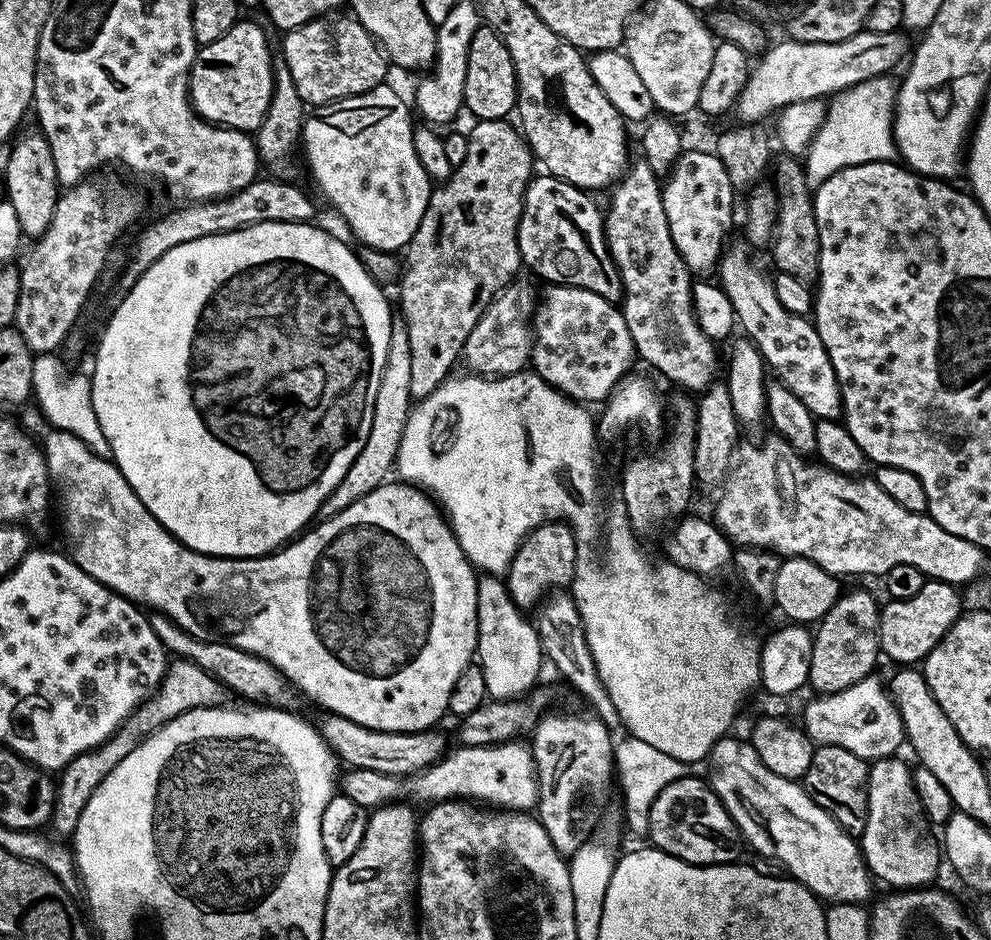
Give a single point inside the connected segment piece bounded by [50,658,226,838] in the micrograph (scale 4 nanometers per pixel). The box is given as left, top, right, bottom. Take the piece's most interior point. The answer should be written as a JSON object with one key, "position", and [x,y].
{"position":[185,686]}

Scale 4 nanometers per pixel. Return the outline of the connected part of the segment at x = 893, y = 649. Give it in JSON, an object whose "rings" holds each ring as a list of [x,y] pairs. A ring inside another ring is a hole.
{"rings":[[[925,579],[922,590],[914,598],[889,599],[880,610],[880,651],[896,666],[916,666],[938,646],[950,626],[962,615],[957,585],[941,580]]]}

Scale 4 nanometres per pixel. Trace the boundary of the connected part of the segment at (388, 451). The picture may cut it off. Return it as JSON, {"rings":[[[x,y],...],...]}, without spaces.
{"rings":[[[403,319],[392,321],[390,344],[387,346],[386,366],[382,370],[382,379],[378,386],[378,395],[374,402],[374,417],[371,419],[370,434],[366,444],[359,451],[357,458],[351,463],[350,470],[344,475],[347,485],[358,486],[354,490],[355,497],[364,497],[373,492],[389,477],[395,465],[397,451],[400,448],[405,424],[412,409],[410,394],[411,361],[409,335],[406,332]]]}

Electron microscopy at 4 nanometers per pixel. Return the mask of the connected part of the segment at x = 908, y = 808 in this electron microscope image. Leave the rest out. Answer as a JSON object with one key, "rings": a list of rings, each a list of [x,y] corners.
{"rings":[[[900,758],[871,761],[868,769],[868,817],[858,840],[869,872],[877,881],[882,880],[896,888],[912,888],[930,883],[938,872],[939,864],[942,864],[939,845],[935,845],[929,837],[927,819],[912,785],[912,773],[913,769],[907,768]]]}

